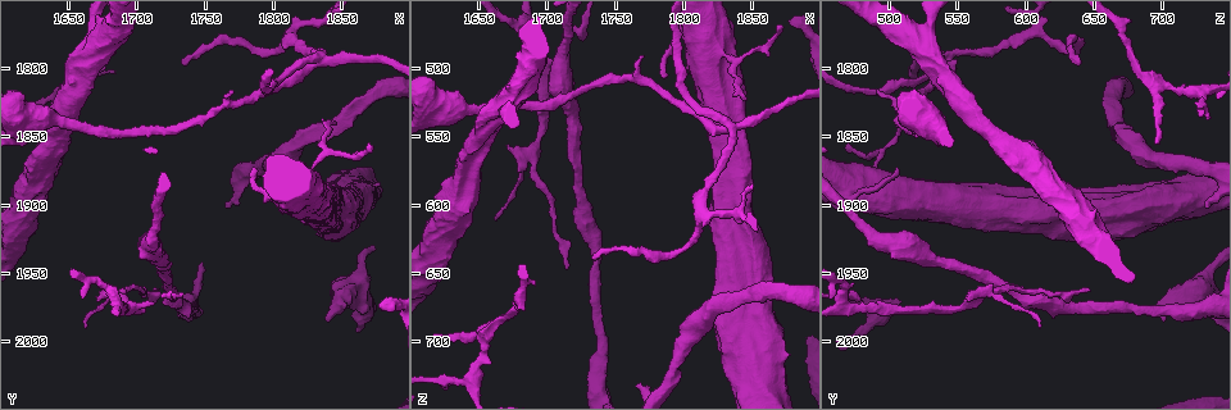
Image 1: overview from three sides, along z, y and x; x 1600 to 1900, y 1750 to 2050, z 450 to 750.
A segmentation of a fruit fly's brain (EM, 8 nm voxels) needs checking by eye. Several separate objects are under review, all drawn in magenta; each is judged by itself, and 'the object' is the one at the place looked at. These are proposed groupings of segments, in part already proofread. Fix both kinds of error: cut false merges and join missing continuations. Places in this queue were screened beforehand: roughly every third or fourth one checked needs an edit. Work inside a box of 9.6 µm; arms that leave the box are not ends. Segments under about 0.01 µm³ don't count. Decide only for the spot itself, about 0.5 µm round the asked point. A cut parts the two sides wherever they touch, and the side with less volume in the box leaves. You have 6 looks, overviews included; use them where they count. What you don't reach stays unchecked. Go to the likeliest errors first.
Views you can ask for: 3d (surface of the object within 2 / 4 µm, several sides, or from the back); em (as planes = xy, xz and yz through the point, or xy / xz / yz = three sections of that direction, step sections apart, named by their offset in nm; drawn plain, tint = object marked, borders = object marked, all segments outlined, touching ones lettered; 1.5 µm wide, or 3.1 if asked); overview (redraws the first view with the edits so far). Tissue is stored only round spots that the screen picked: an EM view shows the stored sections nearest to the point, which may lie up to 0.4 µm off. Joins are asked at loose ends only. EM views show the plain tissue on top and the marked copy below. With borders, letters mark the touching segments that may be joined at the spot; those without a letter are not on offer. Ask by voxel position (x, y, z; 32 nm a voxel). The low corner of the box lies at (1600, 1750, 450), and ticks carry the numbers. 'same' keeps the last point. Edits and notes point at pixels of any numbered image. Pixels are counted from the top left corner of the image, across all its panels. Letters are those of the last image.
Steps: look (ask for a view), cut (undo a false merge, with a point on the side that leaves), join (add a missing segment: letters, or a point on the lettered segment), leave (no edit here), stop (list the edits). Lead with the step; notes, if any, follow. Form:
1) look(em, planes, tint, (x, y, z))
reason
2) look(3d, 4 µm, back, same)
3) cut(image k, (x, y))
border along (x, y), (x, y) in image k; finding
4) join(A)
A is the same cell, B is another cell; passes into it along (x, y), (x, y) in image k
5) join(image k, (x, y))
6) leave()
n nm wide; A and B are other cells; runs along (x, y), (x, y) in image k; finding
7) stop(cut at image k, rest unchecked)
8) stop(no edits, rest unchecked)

look(em, yz, step 8, borders, (1672, 1966, 554))
branch stops here

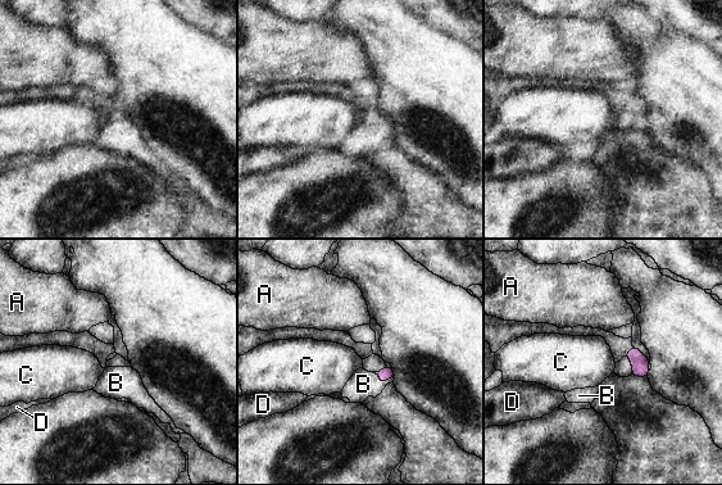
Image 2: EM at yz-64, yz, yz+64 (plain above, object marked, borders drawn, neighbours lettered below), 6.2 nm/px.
join(B)
B is the same cell, A, C and D are other cells; it goes on there

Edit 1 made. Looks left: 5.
look(3d, 4 µm, (1870, 1858, 470))

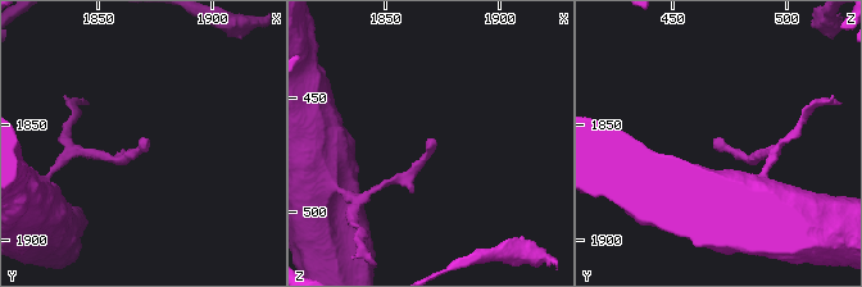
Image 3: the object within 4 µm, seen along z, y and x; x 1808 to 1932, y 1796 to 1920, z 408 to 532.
look(em, planes, borders, (1872, 1857, 469))

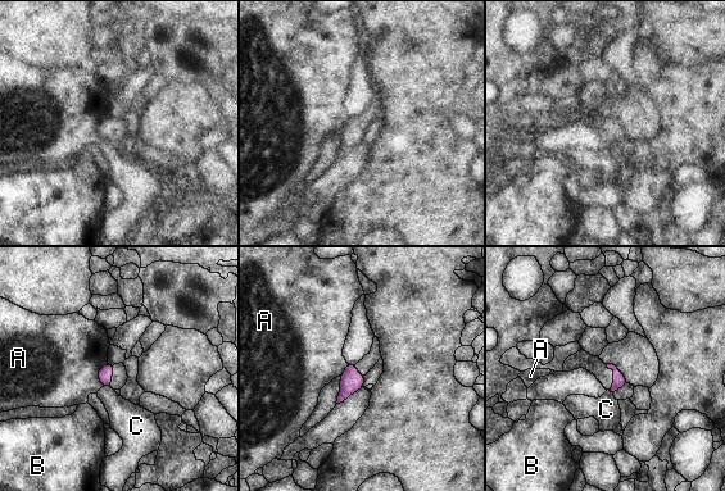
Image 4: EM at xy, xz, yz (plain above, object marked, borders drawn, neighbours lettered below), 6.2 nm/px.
leave()
A, B and C are other cells; border along (107, 362), (98, 372), (102, 386) in image 4; none of them fits

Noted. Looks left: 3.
look(em, yz, step 4, tint, (1836, 1794, 546))
sharp bend

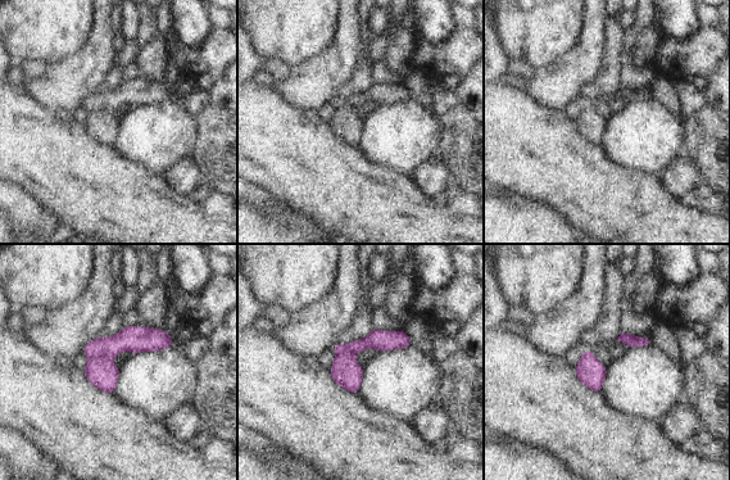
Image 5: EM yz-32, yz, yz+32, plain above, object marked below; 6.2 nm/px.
look(em, yz, step 4, borders, same)

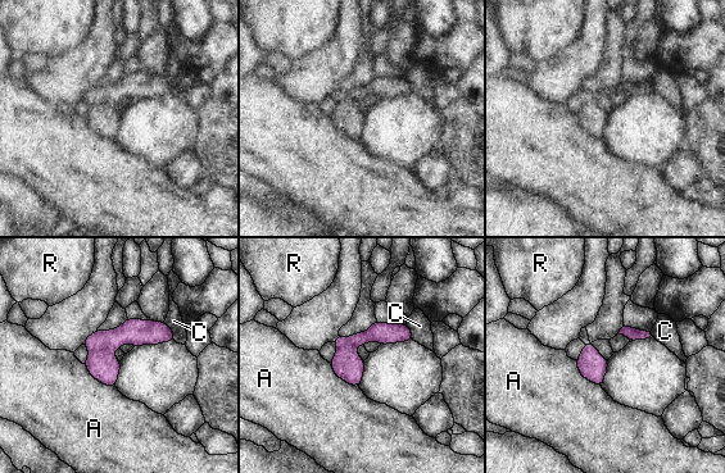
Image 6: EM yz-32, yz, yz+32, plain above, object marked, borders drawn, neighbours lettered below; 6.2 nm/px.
cut(image 6, (132, 331))
A, C and R are other cells; two neurons meet here

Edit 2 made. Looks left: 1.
stop(join at image 2, cut at image 6, rest unchecked)

